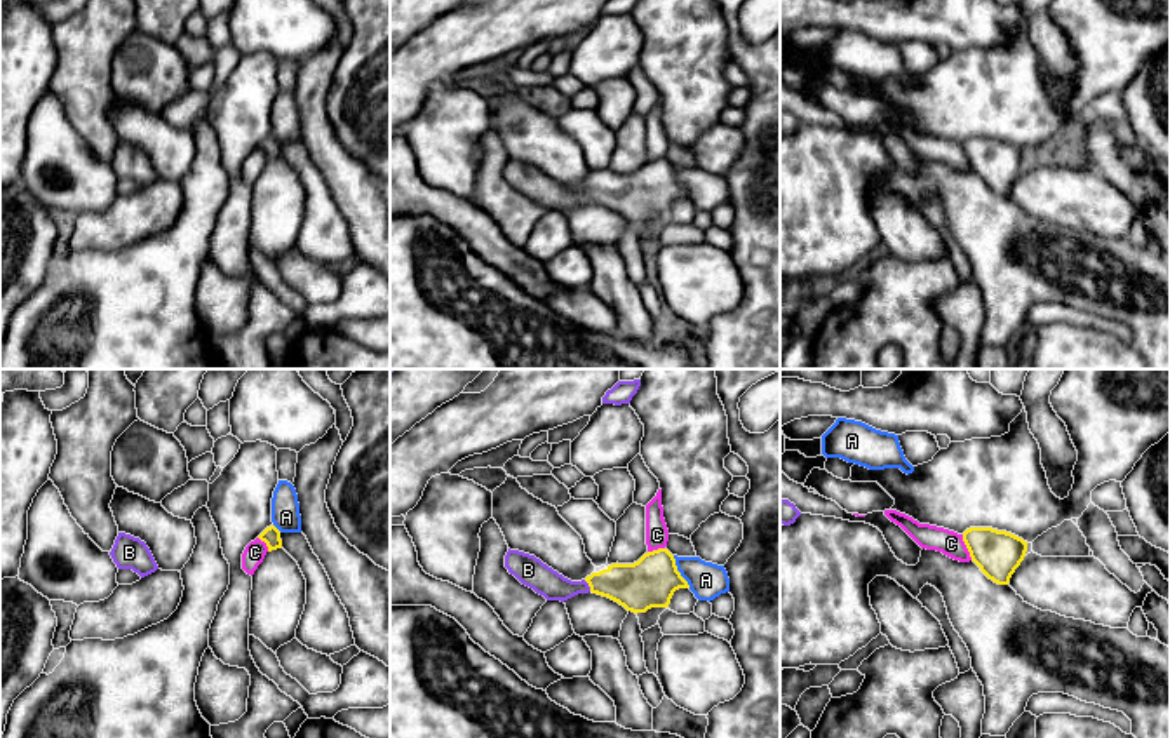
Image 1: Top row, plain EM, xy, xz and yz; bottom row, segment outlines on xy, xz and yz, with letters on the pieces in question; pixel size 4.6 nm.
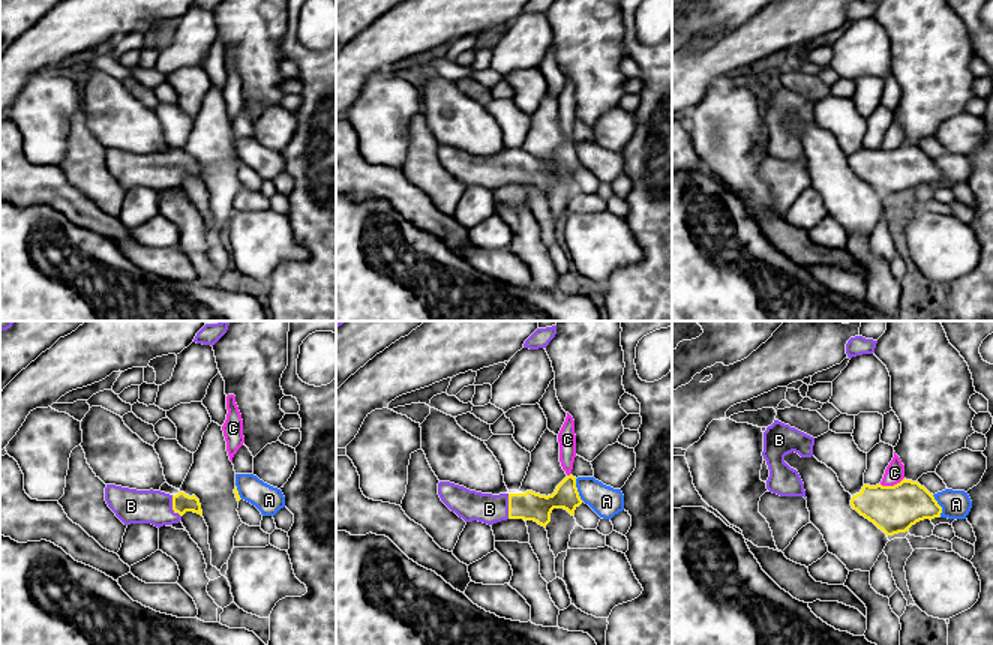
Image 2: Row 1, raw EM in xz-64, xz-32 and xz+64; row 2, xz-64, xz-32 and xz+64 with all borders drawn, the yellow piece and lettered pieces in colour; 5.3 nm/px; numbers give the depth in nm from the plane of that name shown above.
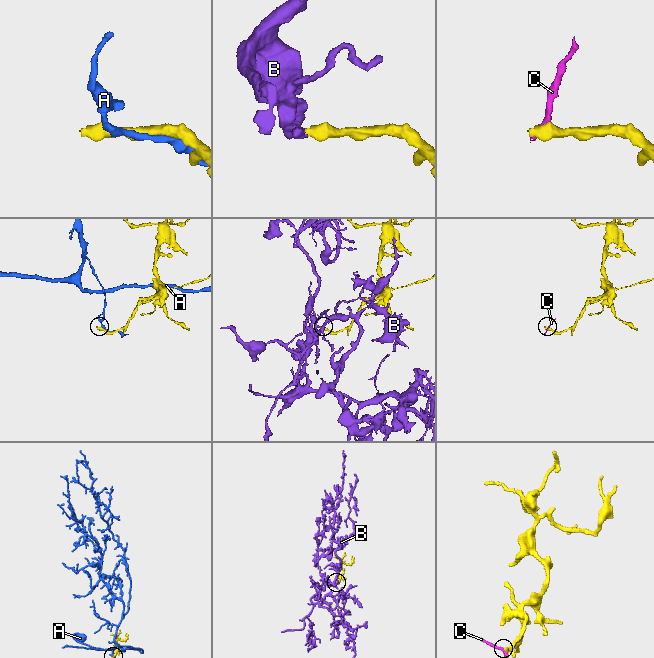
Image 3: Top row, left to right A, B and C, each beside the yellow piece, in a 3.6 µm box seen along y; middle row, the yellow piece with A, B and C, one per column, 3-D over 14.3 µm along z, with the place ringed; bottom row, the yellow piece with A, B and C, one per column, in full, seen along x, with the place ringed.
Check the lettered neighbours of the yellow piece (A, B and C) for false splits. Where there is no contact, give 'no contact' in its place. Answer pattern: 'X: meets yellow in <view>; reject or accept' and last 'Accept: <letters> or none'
A: meets yellow in xz; reject
B: meets yellow in xz; accept
C: meets yellow in yz; reject
Accept: B

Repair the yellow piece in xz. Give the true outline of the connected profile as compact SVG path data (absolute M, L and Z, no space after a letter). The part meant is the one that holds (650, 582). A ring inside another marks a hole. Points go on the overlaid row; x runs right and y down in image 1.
M510 548L505 567L547 600L564 602L578 594L592 592L635 614L651 607L669 607L676 590L689 588L667 548L648 552L634 564L611 564L582 581L571 581L535 555Z

